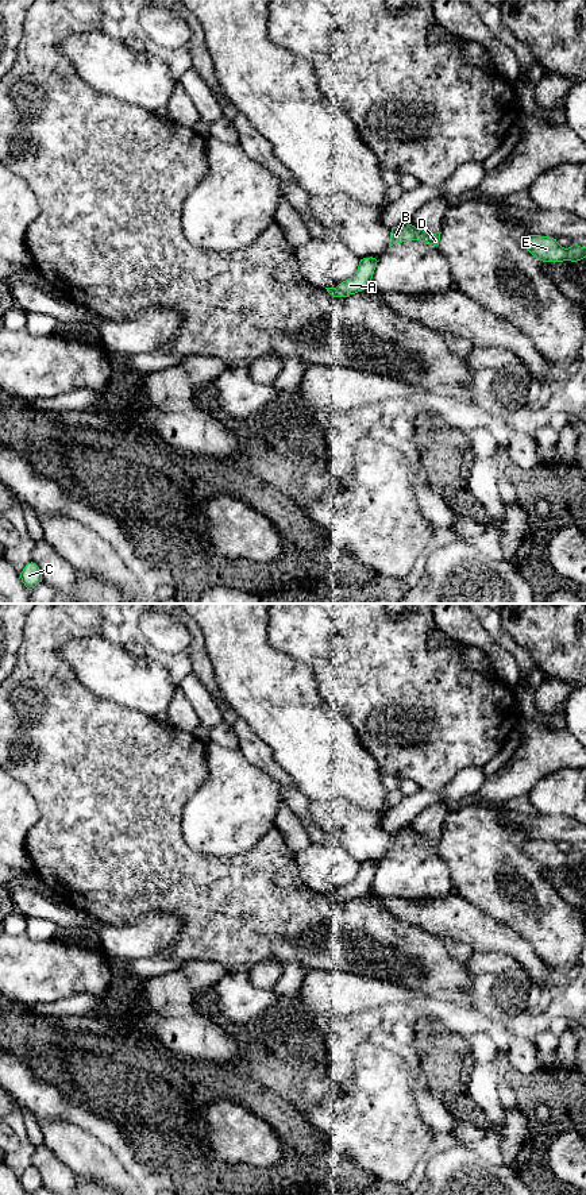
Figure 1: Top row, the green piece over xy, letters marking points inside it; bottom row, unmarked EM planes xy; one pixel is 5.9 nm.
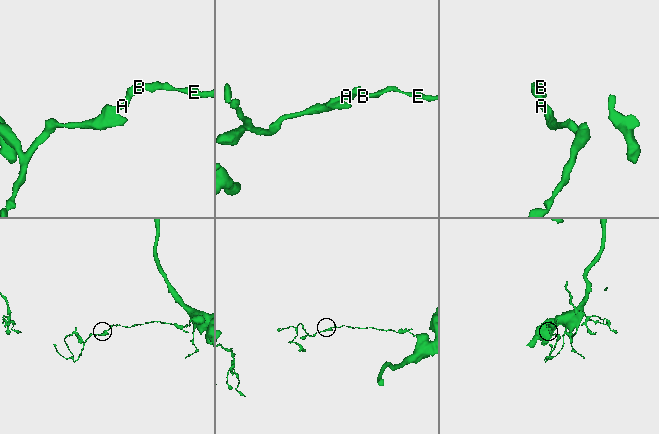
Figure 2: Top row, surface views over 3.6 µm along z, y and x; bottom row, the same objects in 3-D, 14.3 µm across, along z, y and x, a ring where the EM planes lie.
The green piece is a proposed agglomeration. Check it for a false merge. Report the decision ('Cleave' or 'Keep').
Keep

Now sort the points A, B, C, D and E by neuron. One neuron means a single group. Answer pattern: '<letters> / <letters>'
A B C D E

